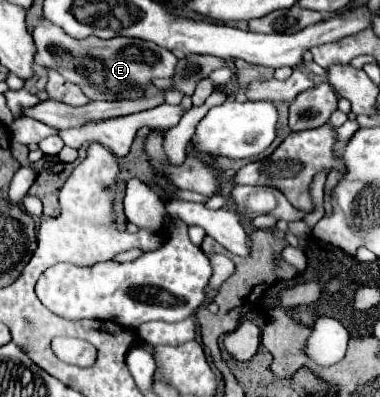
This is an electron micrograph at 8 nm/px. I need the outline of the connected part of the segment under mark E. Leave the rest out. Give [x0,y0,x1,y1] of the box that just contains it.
[33,21,179,101]

